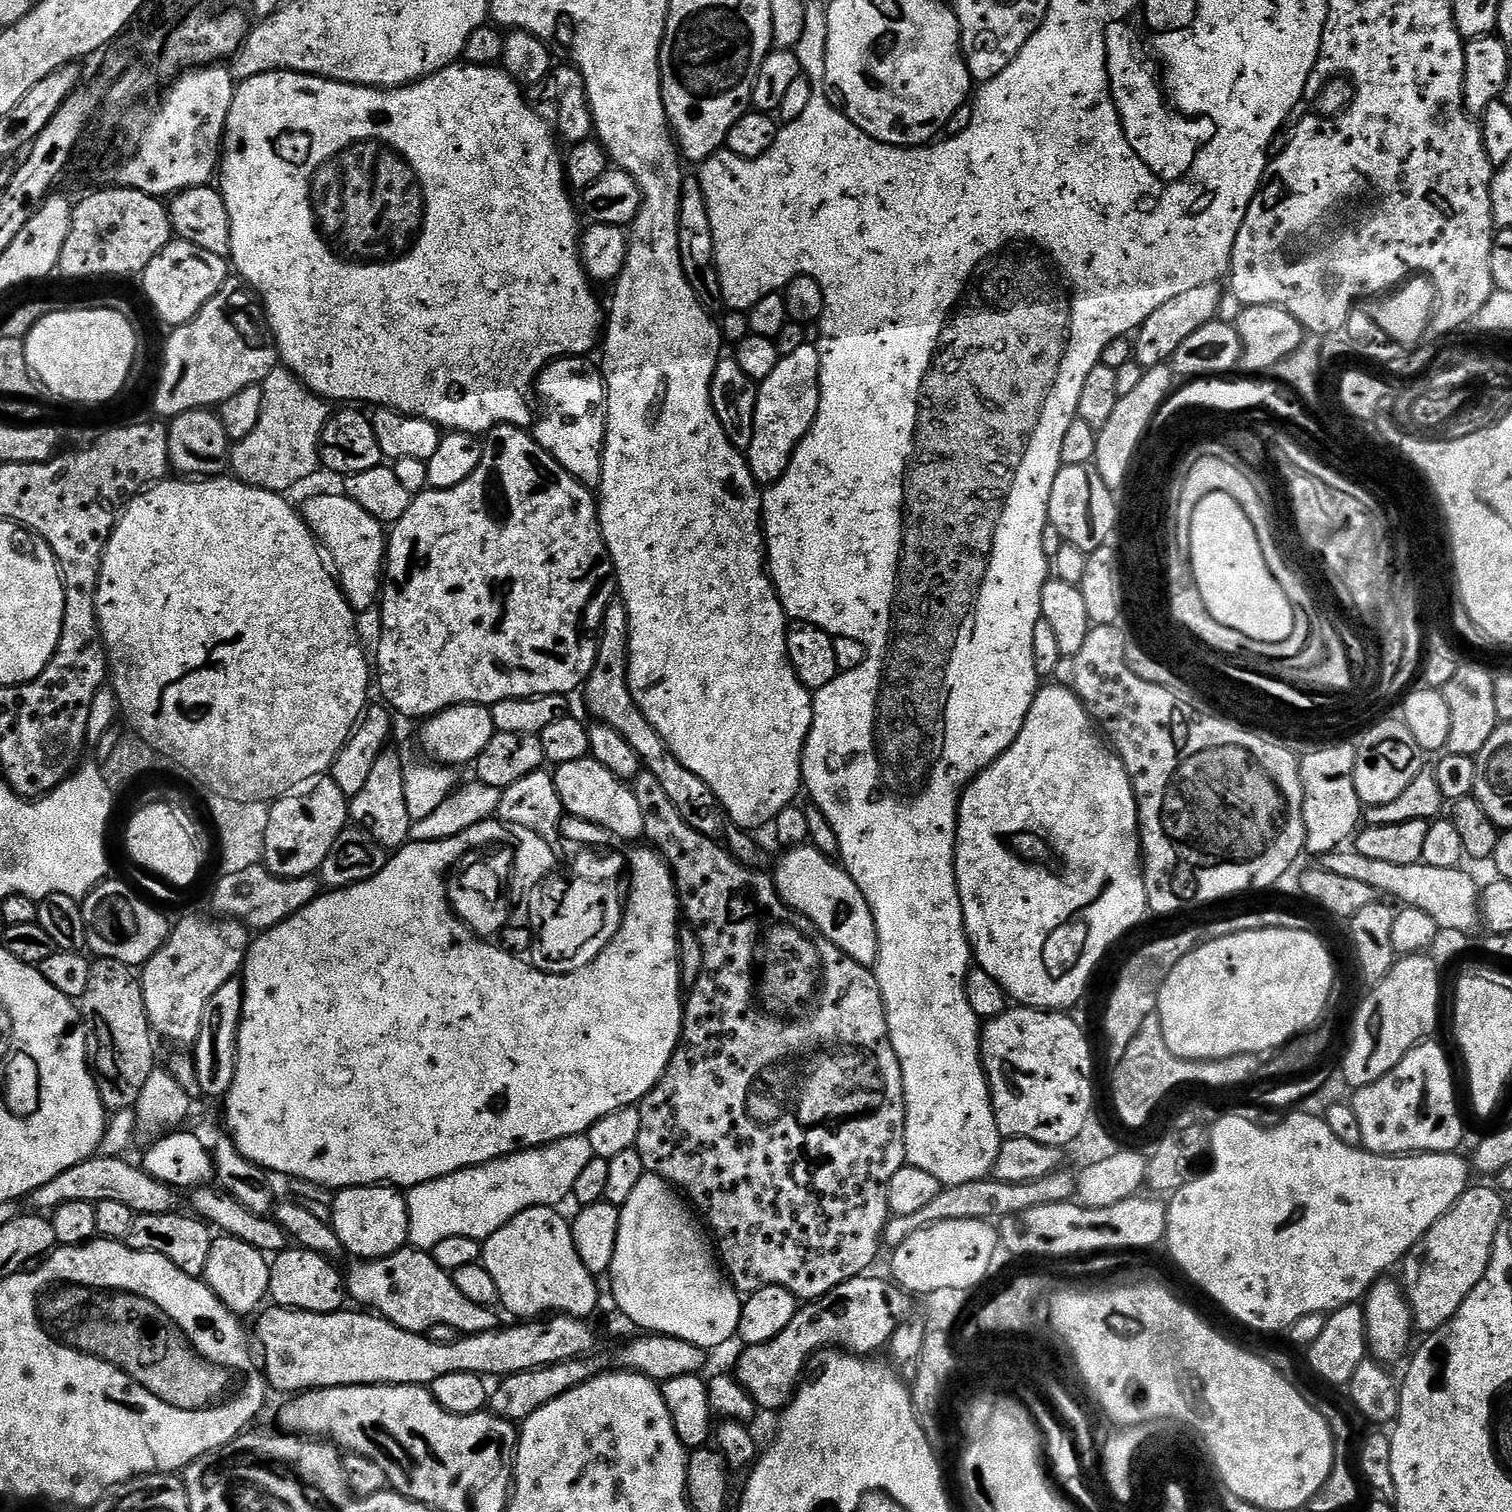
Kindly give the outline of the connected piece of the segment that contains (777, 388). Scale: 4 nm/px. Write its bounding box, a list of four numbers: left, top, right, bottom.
[746,343,820,486]

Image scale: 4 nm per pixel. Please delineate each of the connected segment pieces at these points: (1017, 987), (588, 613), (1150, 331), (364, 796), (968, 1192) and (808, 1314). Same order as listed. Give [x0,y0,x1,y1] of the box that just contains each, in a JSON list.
[[956,687,1149,1010],[374,422,618,718],[1134,283,1220,368],[348,746,413,850],[883,1170,1074,1250],[734,1274,913,1414]]

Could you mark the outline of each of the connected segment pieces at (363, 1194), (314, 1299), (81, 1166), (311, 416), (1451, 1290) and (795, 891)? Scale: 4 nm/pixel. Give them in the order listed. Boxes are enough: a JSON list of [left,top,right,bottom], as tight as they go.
[[330,1187,408,1260],[268,1246,346,1314],[22,1155,177,1214],[230,366,330,494],[1402,1186,1505,1333],[774,846,878,968]]

